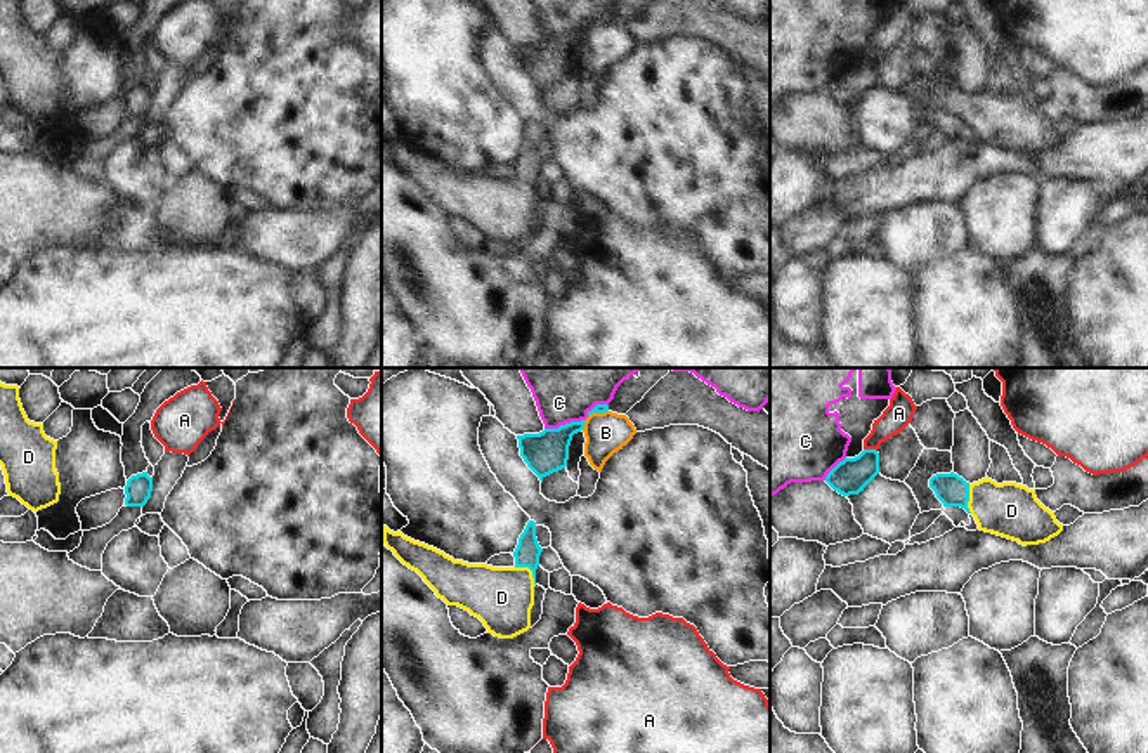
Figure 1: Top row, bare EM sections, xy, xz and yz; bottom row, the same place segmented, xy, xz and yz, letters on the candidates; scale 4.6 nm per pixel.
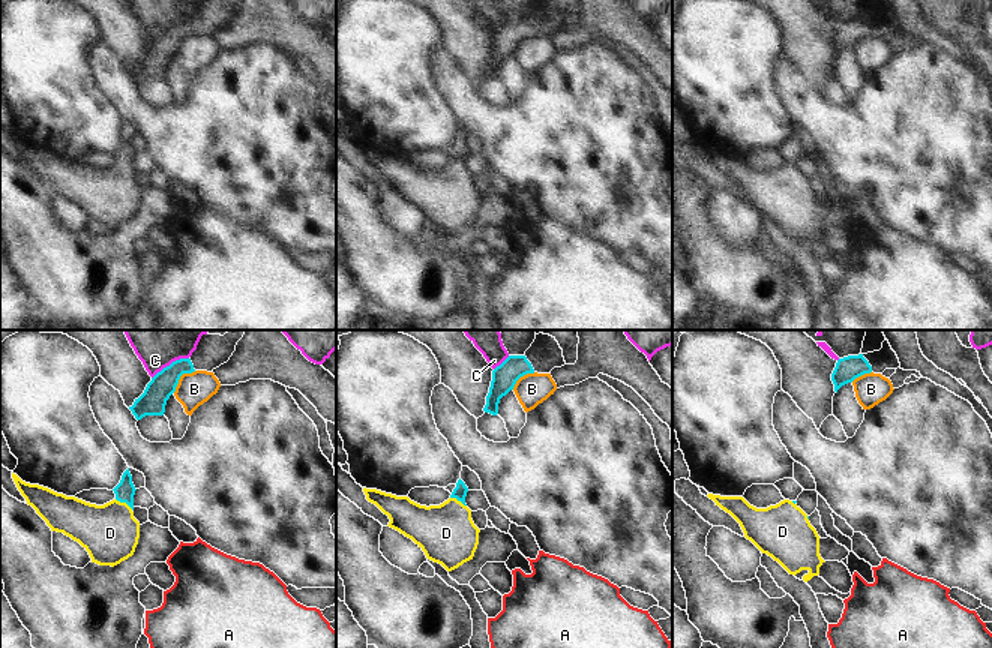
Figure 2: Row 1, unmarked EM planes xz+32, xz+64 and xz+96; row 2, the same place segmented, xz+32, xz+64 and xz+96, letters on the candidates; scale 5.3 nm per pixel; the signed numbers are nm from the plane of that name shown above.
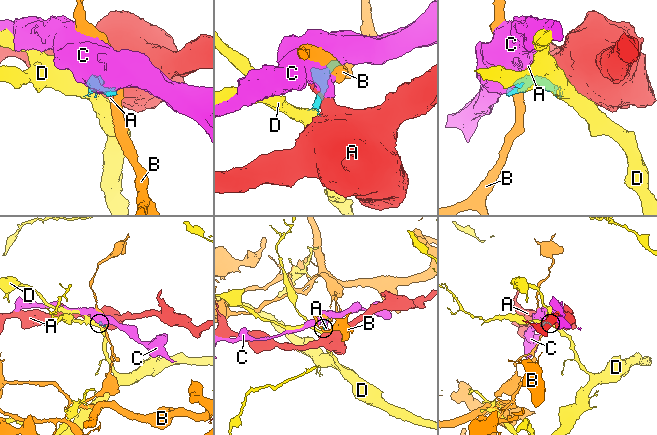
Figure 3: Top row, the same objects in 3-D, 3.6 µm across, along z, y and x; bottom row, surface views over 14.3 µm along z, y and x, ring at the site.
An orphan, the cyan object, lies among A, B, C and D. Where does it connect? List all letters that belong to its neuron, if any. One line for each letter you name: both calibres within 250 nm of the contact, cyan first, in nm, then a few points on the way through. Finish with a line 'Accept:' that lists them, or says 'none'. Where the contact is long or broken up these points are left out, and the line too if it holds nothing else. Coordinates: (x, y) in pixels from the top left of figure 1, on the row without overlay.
D: calibres 120 and 280 nm; way xz (528, 163), (529, 179), (502, 209)
Accept: D

